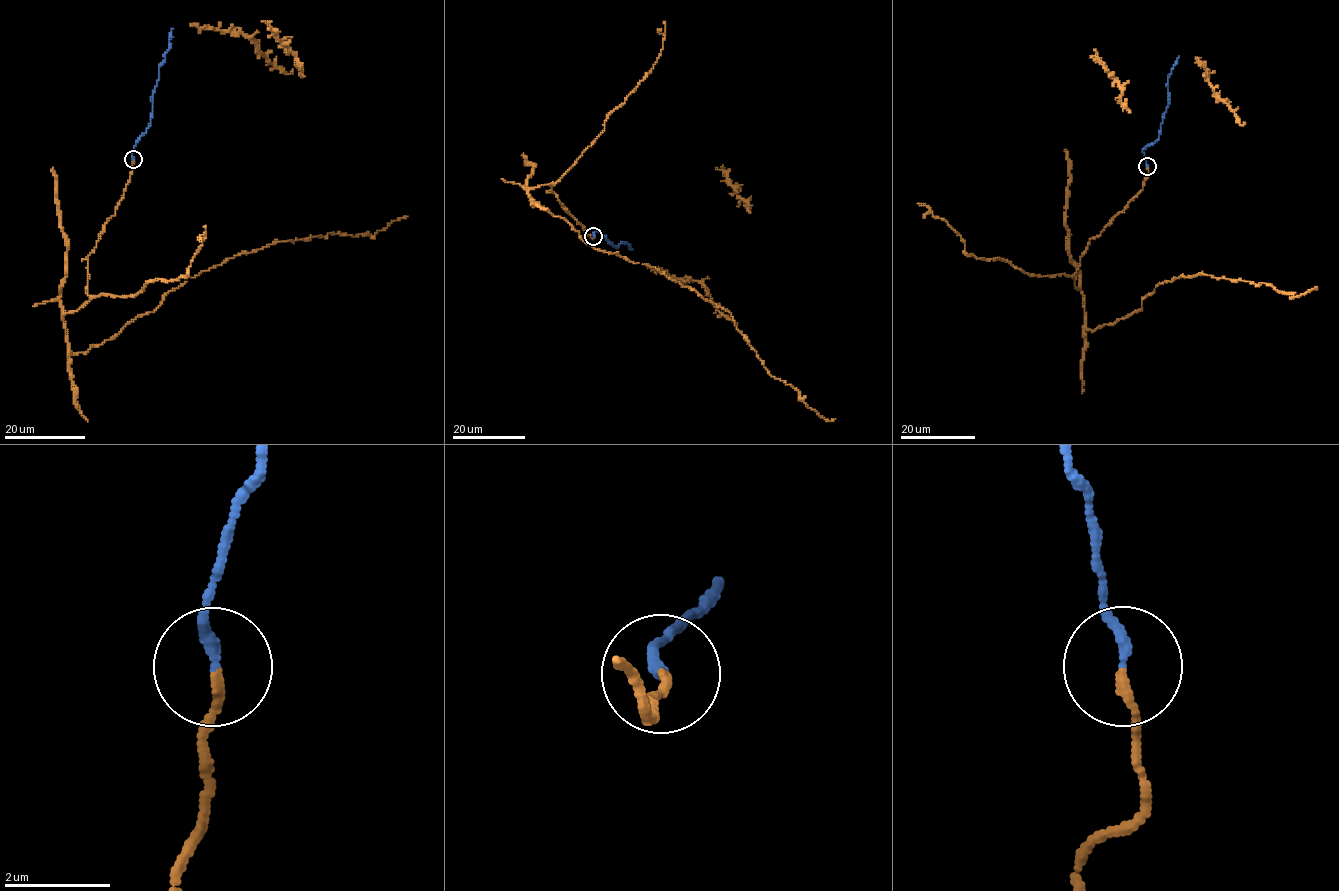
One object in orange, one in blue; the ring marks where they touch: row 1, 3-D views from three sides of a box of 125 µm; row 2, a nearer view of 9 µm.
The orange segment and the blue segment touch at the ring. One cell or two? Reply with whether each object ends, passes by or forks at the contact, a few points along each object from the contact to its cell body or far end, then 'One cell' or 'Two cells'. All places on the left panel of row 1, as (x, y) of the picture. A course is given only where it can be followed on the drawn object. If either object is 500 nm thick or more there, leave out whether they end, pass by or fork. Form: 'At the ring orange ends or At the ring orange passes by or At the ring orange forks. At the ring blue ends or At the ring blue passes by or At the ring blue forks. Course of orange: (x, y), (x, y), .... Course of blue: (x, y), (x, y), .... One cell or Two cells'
At the ring orange ends. At the ring blue ends. Course of orange: (133, 159), (87, 256), (90, 299), (64, 315), (73, 353), (235, 255), (374, 234), (408, 216). Course of blue: (132, 159), (136, 141), (150, 123), (159, 66), (169, 48), (174, 28). One cell

